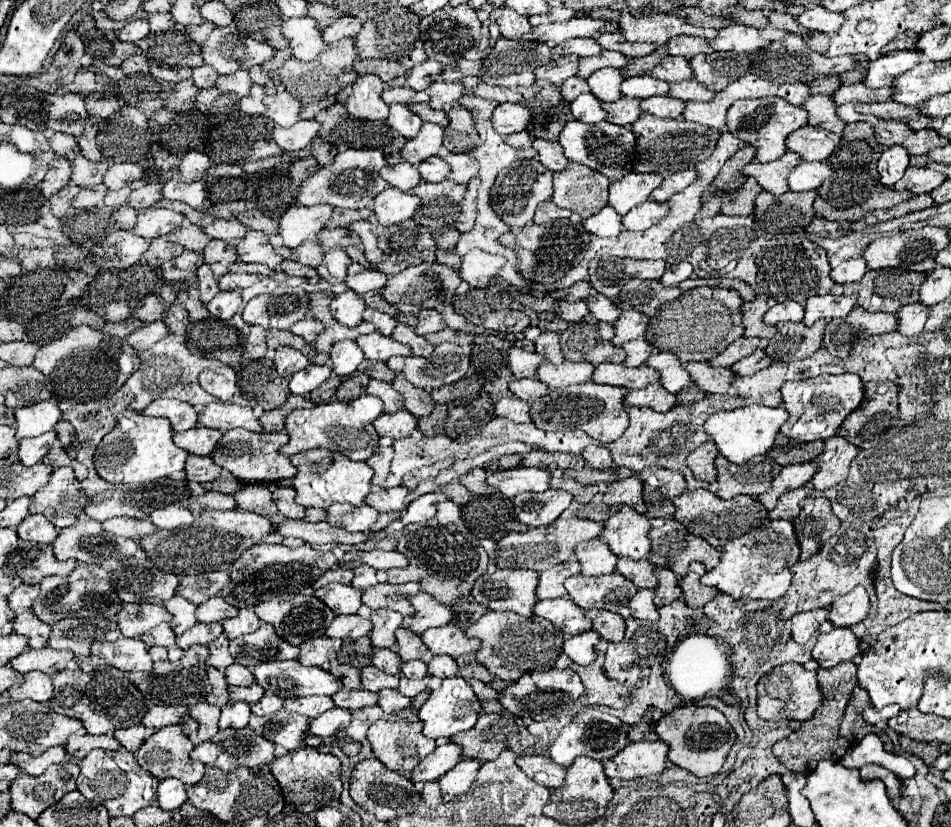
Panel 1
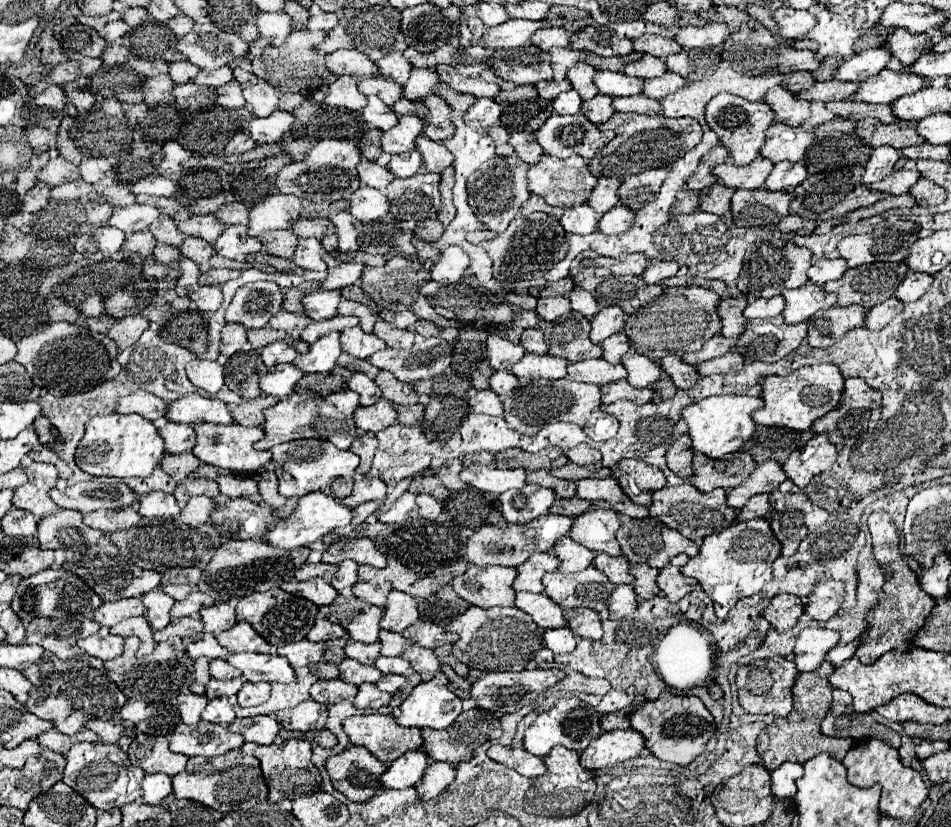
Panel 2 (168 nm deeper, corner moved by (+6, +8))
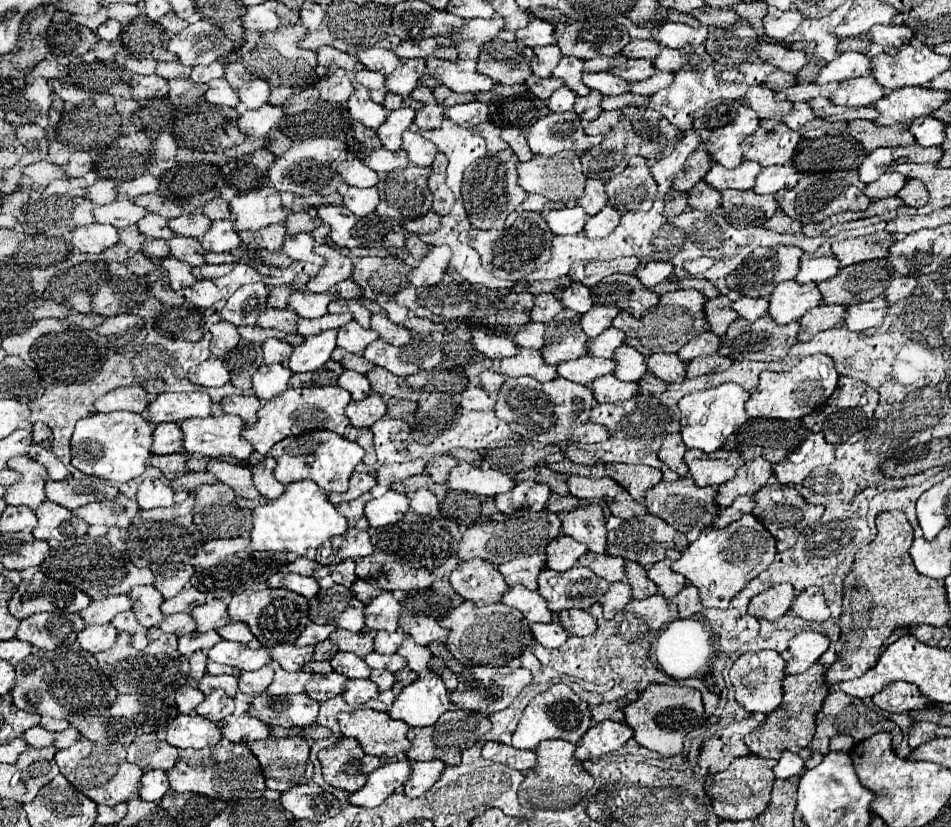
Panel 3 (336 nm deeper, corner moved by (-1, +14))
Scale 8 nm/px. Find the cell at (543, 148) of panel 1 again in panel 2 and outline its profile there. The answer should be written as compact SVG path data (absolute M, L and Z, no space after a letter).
M512 132L508 142L516 148L516 154L526 164L536 164L540 160L540 156L544 154L544 150L540 148L540 144L536 142L536 138L534 138L532 132Z

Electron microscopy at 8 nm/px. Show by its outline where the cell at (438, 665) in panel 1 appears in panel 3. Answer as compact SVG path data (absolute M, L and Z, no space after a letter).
M405 636L405 640L403 640L403 644L399 646L397 654L405 658L407 666L409 666L413 672L423 672L423 670L427 670L427 664L429 664L429 658L431 658L429 648L415 644L411 636Z

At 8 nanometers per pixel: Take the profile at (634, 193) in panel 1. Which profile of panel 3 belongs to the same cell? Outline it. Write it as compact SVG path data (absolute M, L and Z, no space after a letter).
M593 178L587 180L583 196L577 198L577 206L581 206L589 216L595 216L605 204L607 204L607 194L603 192L603 182Z

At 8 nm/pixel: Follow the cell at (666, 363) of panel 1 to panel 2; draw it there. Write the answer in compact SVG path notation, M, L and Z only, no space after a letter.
M634 350L624 356L622 364L628 368L628 382L636 384L636 388L650 388L664 376L664 370L658 362Z

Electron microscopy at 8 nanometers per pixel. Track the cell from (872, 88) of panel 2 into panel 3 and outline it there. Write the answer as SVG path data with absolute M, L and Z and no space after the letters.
M861 76L841 82L831 96L831 102L835 106L871 106L885 94L887 92L881 86L875 86L875 80L871 76Z

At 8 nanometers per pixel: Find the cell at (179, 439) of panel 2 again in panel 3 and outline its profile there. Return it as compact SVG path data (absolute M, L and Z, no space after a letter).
M157 424L153 432L153 446L151 454L177 454L183 452L183 434L179 434L179 424Z

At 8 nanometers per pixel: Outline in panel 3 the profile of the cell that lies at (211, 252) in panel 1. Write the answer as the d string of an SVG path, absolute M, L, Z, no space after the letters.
M175 236L169 242L169 252L173 258L187 262L189 266L201 266L205 264L203 258L203 248L199 246L197 238L183 238L183 236Z

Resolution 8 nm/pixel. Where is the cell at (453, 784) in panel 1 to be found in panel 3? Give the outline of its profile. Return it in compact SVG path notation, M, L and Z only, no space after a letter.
M429 760L429 762L411 762L411 774L407 782L403 784L401 792L407 794L407 798L419 798L423 796L441 776L445 764L439 760Z

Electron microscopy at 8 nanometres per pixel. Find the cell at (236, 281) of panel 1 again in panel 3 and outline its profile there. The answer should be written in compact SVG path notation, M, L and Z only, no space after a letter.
M203 264L199 268L191 268L191 274L197 278L197 280L215 280L219 276L225 276L233 270L231 264L219 264L219 266L209 266L209 264Z

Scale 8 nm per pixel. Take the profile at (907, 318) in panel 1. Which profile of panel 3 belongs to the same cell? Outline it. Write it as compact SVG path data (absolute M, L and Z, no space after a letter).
M881 296L871 300L871 302L847 306L841 326L845 330L851 330L851 332L861 332L861 330L879 326L879 322L883 322L885 310L887 310L887 302L883 302Z

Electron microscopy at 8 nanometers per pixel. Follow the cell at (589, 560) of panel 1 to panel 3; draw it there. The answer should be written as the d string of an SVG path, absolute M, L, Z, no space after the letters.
M557 536L545 548L547 566L551 570L565 572L565 570L573 568L575 562L579 560L579 556L585 552L587 552L587 548L581 542L575 542L573 538L567 538L567 536Z

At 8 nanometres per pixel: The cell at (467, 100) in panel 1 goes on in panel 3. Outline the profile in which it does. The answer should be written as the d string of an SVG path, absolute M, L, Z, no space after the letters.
M437 84L431 88L433 98L441 104L441 106L453 106L453 104L465 104L465 102L473 102L475 96L473 94L455 94L453 90L447 90L443 84Z

